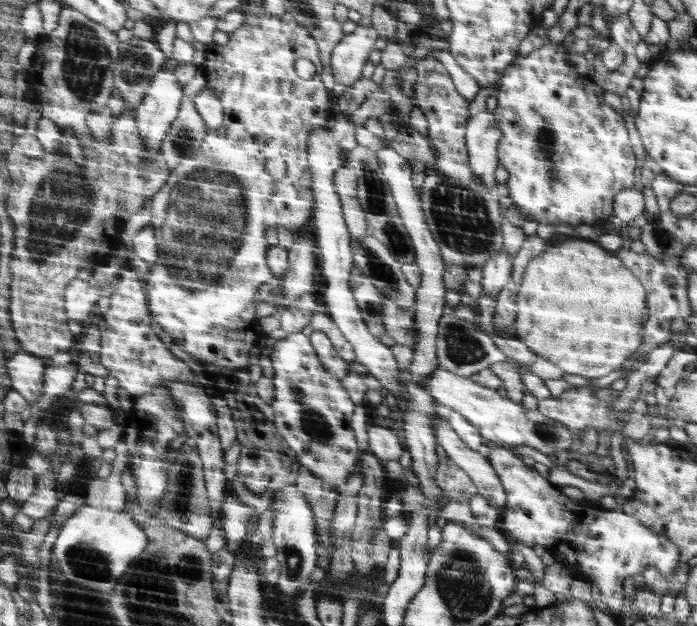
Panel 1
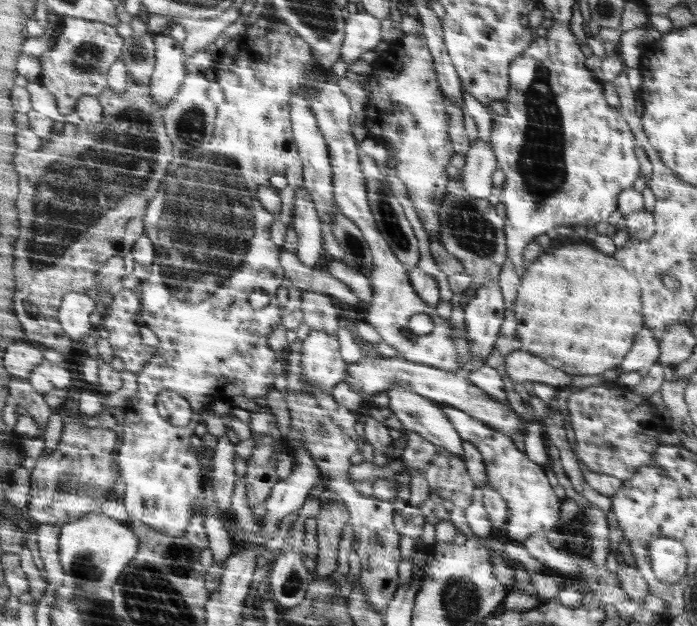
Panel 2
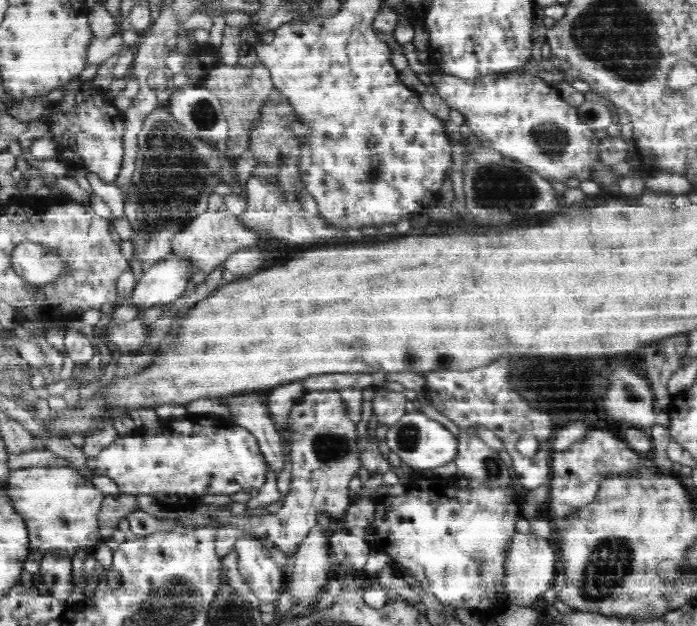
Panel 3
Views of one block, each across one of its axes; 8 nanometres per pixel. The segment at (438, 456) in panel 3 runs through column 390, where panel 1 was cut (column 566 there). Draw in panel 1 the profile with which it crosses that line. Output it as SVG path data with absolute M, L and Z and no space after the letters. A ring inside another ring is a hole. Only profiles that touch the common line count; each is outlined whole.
M437 367L423 385L424 392L428 392L428 396L432 396L434 402L444 406L447 412L459 412L478 429L480 436L498 445L508 448L526 445L550 455L567 451L574 446L579 448L582 440L582 435L570 432L563 422L546 417L538 409L526 409L522 403L510 400L502 391L478 384L478 381L470 377L458 376L456 373Z

